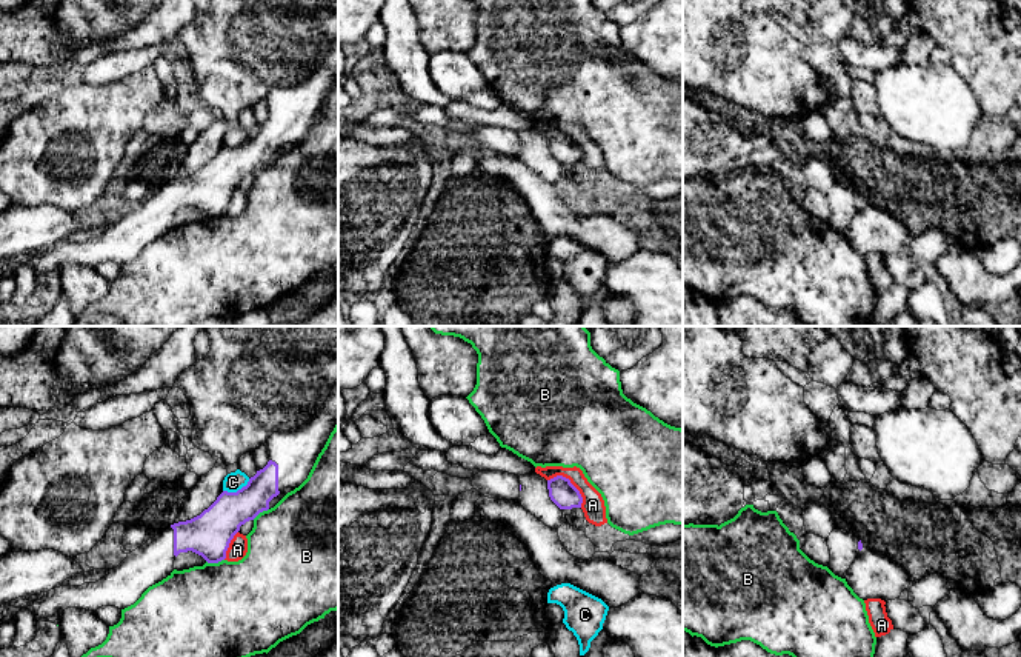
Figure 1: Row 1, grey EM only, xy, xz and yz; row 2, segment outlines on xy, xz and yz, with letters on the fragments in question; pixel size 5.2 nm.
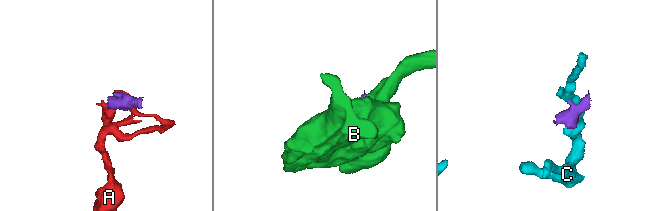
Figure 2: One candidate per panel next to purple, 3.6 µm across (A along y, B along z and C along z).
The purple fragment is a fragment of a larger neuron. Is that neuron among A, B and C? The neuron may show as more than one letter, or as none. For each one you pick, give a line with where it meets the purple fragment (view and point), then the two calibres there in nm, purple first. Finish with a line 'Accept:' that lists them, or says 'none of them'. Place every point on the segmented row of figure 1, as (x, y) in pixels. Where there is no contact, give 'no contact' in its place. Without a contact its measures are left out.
Accept: none of them

